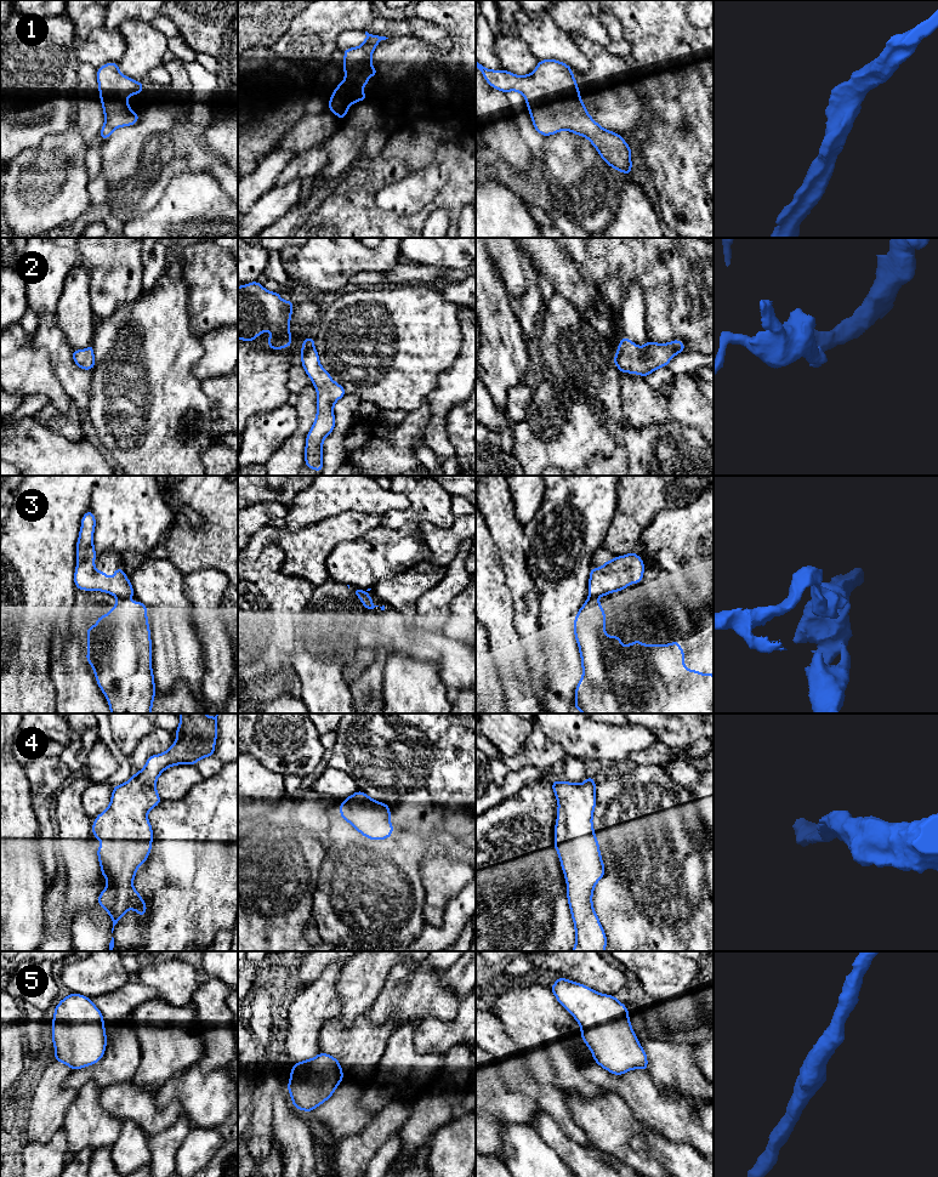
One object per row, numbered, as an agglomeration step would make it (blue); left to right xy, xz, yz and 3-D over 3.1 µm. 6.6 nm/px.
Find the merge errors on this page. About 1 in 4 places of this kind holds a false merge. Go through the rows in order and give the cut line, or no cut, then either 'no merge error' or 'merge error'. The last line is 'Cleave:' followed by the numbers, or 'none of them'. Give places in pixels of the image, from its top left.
1: no cut | no merge error
2: no cut | no merge error
3: xy (117, 596), (126, 598) | merge error
4: no cut | no merge error
5: no cut | no merge error
Cleave: 3

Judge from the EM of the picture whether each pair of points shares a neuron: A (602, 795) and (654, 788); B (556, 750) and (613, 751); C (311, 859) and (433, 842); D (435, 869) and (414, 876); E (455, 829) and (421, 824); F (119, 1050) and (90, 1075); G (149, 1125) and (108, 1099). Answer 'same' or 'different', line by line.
A: same
B: different
C: different
D: different
E: same
F: same
G: same

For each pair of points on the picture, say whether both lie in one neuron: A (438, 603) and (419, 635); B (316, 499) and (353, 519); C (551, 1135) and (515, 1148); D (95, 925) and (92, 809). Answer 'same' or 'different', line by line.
A: different
B: different
C: different
D: different

